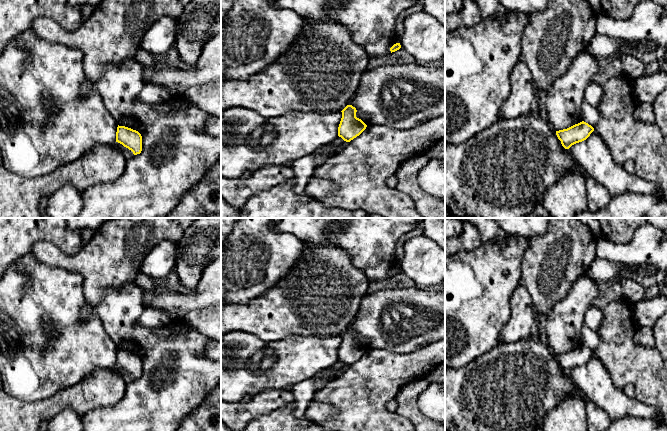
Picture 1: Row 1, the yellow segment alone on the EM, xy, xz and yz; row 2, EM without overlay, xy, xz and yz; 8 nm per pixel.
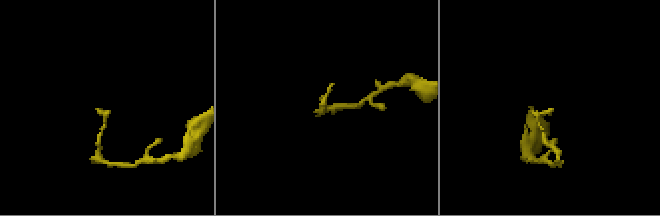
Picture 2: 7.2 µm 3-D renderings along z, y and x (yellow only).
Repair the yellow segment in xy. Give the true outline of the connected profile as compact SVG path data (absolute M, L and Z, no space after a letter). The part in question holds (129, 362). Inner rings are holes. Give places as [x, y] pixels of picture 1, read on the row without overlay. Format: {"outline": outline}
{"outline": "M118 349L116 366L131 374L134 379L140 378L142 375L142 360L131 352Z"}

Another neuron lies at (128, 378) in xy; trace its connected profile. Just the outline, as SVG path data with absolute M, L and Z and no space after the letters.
M115 366L114 370L123 378L126 384L131 383L134 380L133 376L122 368Z

